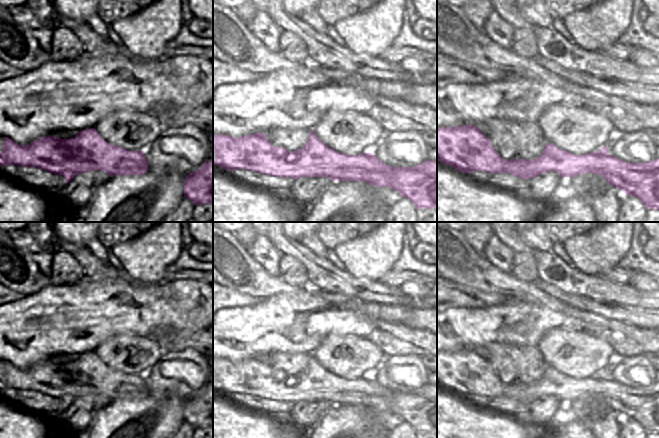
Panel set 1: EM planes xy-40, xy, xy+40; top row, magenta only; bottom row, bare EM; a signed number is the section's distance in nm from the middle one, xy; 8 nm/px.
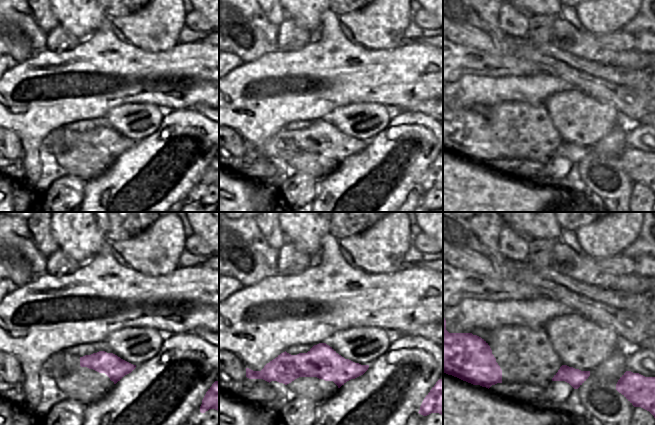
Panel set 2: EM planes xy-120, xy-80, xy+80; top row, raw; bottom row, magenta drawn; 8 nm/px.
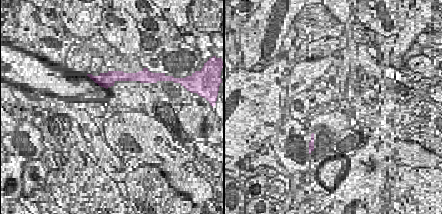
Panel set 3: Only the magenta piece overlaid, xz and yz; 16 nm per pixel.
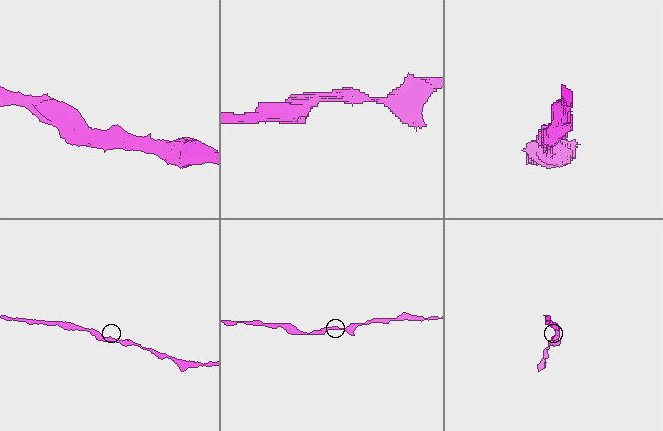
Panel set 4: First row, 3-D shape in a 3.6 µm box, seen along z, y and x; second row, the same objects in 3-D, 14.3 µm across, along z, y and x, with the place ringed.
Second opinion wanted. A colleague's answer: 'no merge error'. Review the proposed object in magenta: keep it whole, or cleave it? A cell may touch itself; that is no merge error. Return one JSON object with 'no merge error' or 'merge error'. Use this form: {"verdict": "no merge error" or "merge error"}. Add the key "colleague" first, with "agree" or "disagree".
{"colleague": "agree", "verdict": "no merge error"}

